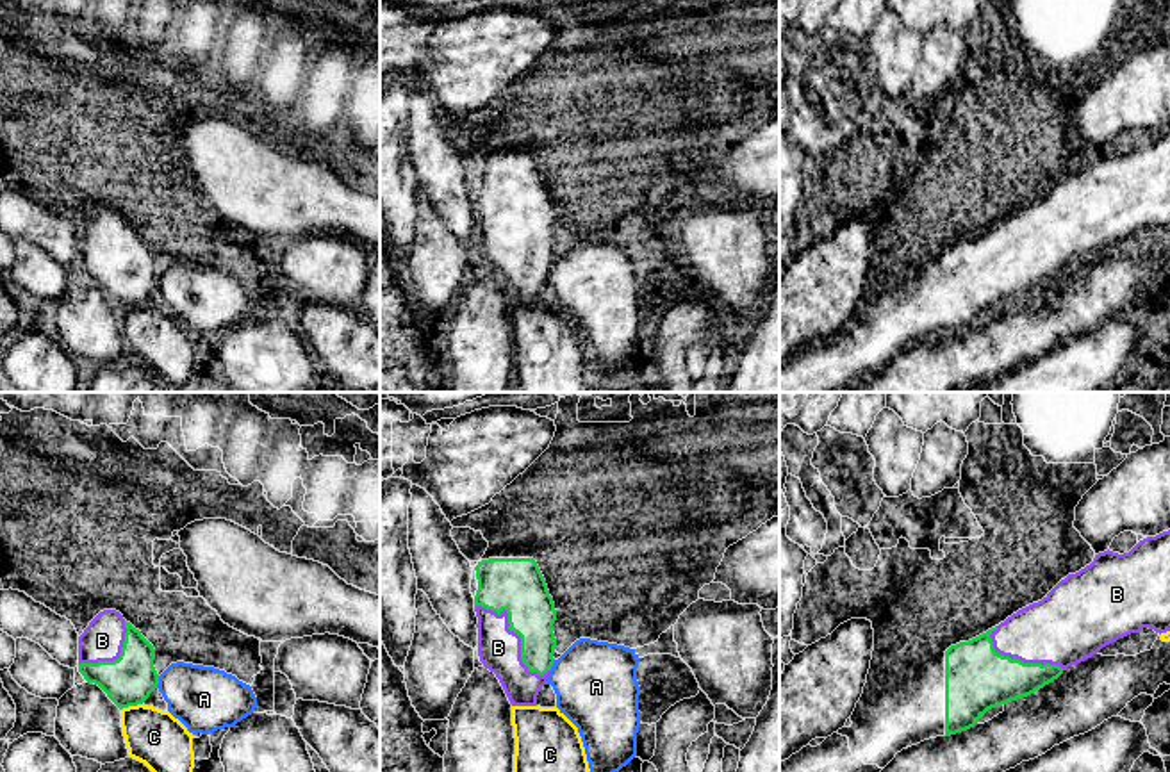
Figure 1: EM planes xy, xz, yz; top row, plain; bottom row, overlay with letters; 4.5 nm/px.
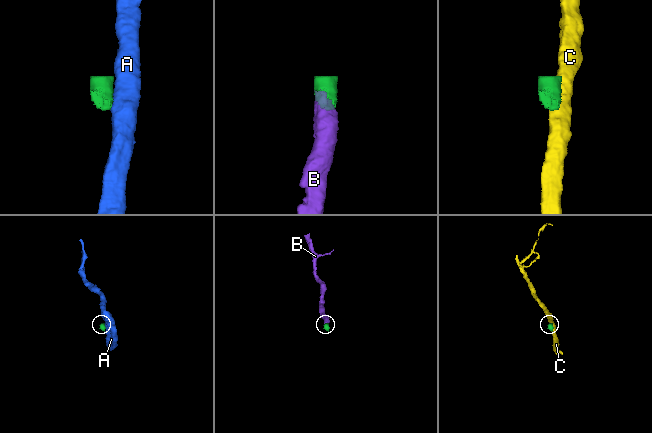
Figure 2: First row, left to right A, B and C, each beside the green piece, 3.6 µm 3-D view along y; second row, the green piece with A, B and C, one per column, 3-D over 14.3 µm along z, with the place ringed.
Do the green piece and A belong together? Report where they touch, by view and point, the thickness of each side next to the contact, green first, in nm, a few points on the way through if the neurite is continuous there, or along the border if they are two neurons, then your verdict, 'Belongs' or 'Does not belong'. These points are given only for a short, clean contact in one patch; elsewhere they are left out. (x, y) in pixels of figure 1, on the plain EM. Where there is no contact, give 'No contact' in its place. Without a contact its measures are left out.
Touches green at xy (157, 282). Thickness 220 nm (green) against 300 nm. Boundary: xy (159, 277), (156, 287). Does not belong

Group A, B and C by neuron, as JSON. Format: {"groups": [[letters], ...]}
{"groups": [["A"], ["B"], ["C"]]}

